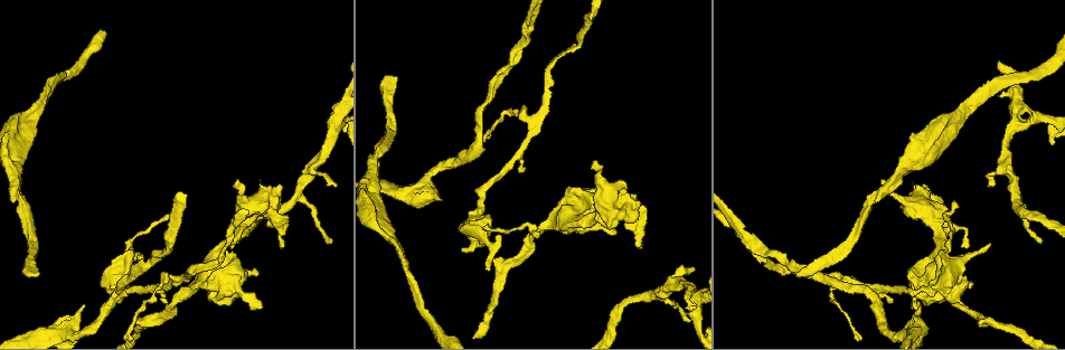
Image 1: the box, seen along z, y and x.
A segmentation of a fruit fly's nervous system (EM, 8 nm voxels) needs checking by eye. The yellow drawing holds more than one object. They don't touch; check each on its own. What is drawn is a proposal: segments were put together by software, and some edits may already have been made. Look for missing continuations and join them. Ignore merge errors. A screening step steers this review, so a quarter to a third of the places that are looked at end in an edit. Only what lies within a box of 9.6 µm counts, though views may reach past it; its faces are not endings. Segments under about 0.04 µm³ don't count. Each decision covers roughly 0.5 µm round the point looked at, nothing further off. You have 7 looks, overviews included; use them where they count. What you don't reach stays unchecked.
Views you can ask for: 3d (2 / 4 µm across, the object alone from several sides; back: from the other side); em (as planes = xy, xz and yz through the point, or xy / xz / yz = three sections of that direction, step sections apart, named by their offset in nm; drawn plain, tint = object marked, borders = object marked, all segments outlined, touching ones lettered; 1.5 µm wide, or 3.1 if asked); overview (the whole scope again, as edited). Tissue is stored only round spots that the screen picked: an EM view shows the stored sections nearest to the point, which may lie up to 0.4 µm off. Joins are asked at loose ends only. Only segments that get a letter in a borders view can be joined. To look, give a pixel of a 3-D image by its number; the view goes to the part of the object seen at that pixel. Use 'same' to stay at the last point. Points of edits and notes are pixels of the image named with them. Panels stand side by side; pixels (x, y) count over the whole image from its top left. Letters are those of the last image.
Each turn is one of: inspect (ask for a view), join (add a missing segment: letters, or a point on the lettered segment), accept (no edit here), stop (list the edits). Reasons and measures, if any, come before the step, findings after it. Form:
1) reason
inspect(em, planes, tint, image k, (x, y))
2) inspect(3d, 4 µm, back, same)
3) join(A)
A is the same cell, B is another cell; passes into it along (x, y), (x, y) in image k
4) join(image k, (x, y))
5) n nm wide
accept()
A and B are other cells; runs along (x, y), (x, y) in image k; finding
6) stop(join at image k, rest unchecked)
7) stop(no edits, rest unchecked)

tapers out
inspect(em, planes, borders, image 1, (330, 242))

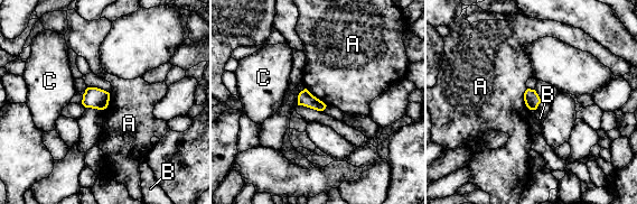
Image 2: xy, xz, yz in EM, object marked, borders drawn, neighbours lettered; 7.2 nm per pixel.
110 nm wide
accept()
A, B and C are other cells; none of them fits

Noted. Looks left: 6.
free end
inspect(em, yz, step 8, tint, image 1, (693, 270))

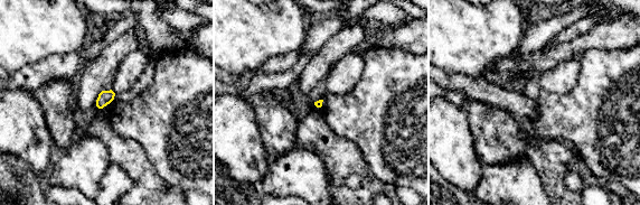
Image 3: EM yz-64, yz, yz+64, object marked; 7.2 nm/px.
inspect(em, planes, tint, same)

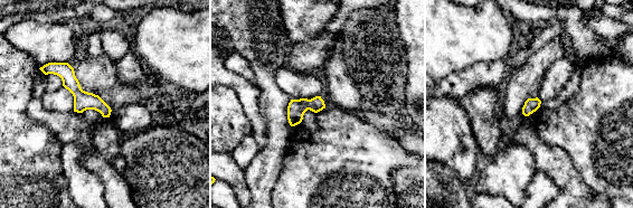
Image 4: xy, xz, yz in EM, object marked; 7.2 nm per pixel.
inspect(em, planes, borders, same)

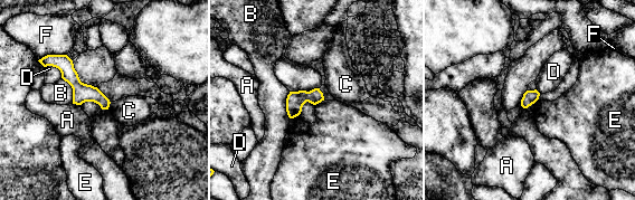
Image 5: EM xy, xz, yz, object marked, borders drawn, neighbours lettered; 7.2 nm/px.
100 nm wide
accept()
A, B, C, D, E and F are other cells; runs along (47, 60), (56, 60), (105, 106) in image 5; no lettered segment goes on from it

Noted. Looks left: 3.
branch stops here
inspect(em, planes, borders, image 1, (539, 234))

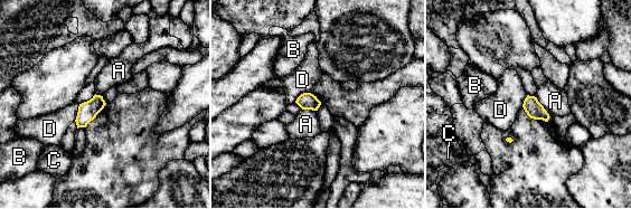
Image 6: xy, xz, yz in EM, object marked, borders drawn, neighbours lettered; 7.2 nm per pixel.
accept()
A, B, C and D are other cells; border along (536, 96), (549, 116) in image 6; none of them fits

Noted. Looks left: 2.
stop(no edits, rest unchecked)

